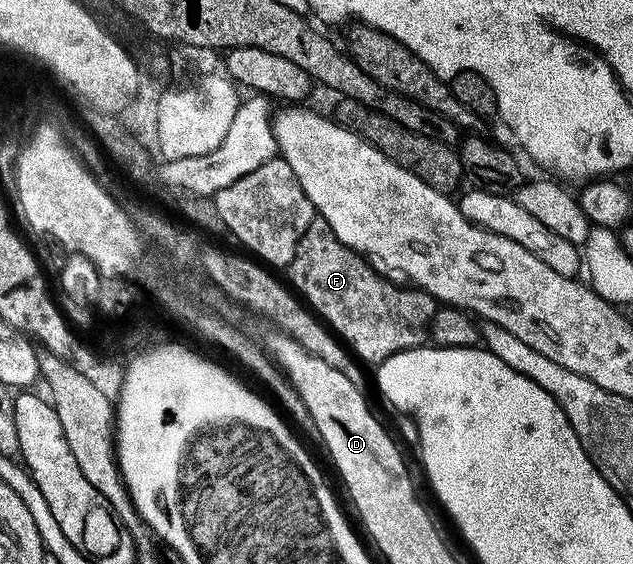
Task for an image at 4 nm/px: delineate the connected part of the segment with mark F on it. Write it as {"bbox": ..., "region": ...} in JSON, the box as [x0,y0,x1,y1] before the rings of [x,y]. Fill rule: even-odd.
{"bbox":[285,217,437,364],"region":[[[317,217],[309,221],[309,229],[305,229],[301,241],[297,241],[297,253],[293,253],[293,261],[285,275],[304,304],[364,364],[384,363],[399,351],[411,351],[428,342],[437,300],[428,291],[392,283],[377,274],[363,256],[337,238],[323,219]]]}

